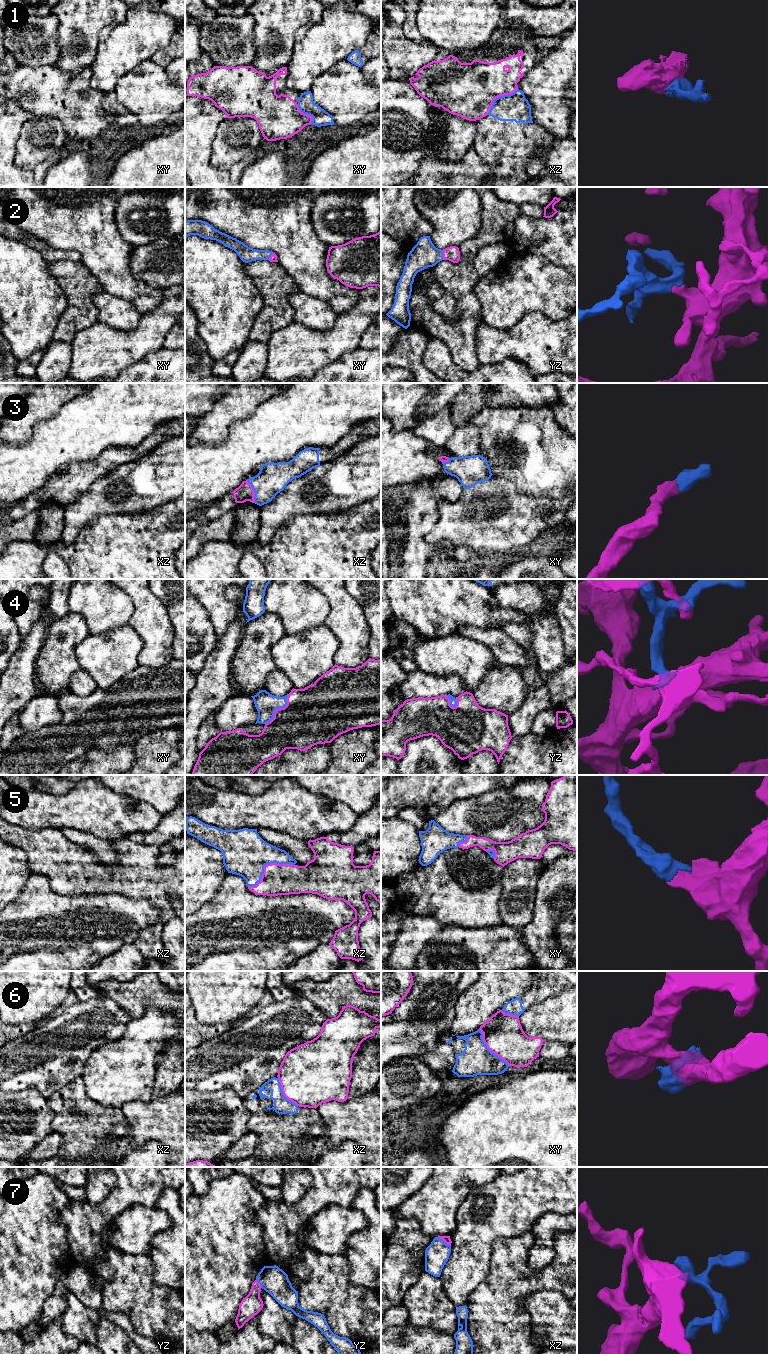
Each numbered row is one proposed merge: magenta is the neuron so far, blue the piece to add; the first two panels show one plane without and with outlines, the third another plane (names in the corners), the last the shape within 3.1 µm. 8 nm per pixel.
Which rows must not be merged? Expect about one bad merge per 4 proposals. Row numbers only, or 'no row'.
1, 6

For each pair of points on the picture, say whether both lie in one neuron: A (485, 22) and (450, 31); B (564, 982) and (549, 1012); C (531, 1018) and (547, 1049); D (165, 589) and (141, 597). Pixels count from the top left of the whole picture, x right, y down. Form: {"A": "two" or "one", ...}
{"A": "one", "B": "two", "C": "two", "D": "two"}

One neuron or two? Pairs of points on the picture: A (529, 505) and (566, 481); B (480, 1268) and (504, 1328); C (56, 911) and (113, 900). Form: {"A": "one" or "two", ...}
{"A": "two", "B": "two", "C": "one"}

